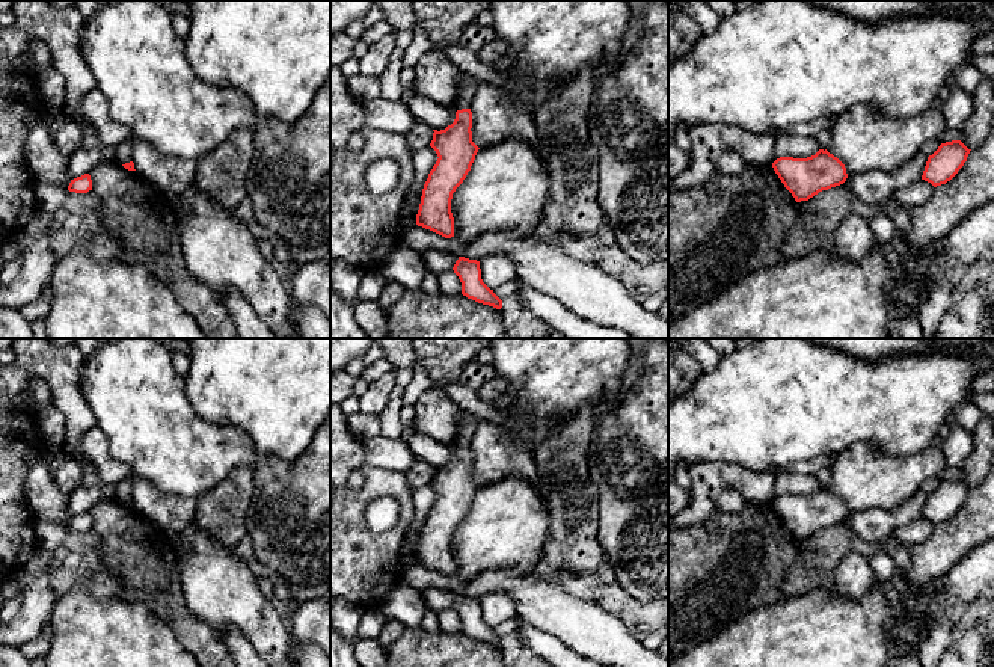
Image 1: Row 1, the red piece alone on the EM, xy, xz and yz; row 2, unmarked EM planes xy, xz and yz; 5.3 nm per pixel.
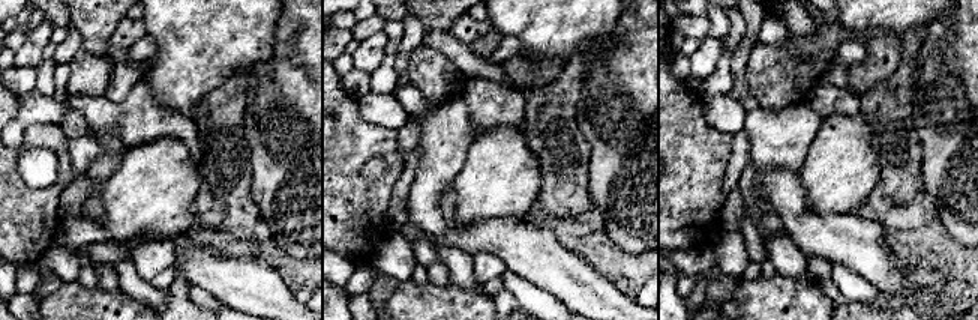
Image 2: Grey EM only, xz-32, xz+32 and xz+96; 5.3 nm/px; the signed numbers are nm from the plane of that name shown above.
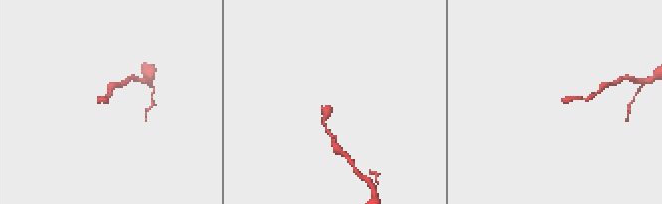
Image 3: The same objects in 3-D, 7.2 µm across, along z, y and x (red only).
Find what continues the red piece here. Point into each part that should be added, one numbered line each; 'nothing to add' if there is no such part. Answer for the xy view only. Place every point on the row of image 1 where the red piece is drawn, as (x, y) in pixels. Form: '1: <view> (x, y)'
nothing to add

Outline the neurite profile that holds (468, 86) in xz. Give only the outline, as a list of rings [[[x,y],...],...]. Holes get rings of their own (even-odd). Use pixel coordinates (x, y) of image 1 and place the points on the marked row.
[[[462,72],[462,80],[459,83],[459,92],[457,92],[457,97],[456,97],[456,101],[454,101],[454,107],[457,110],[469,109],[478,88],[481,85],[483,83],[478,81],[475,77]]]

